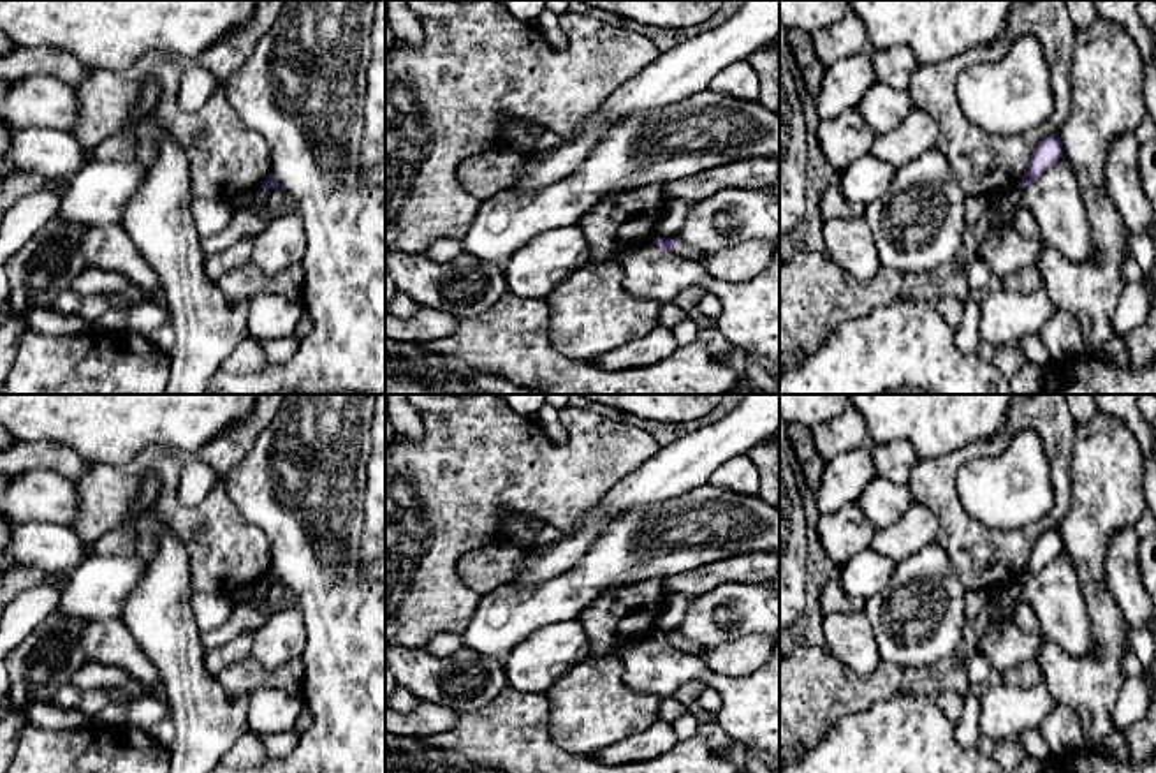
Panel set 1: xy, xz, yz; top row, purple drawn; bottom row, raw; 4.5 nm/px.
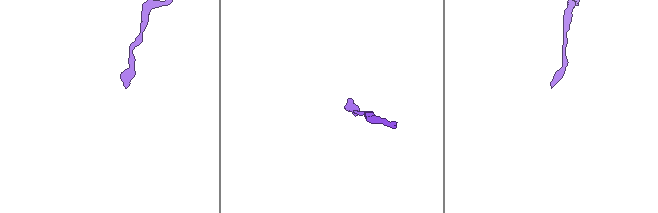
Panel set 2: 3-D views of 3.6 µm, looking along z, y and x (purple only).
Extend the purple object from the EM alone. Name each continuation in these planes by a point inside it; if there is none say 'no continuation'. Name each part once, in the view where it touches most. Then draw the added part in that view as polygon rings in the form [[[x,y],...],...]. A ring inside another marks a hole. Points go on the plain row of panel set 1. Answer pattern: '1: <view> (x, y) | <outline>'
1: xy (261, 592) | [[[259,583],[257,586],[255,586],[255,595],[253,595],[253,599],[250,600],[250,604],[260,604],[260,602],[264,602],[267,597],[269,597],[269,590],[266,588],[266,585],[262,585],[262,583]]]

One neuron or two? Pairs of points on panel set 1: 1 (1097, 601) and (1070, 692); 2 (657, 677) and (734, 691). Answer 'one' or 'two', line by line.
1: one
2: one

